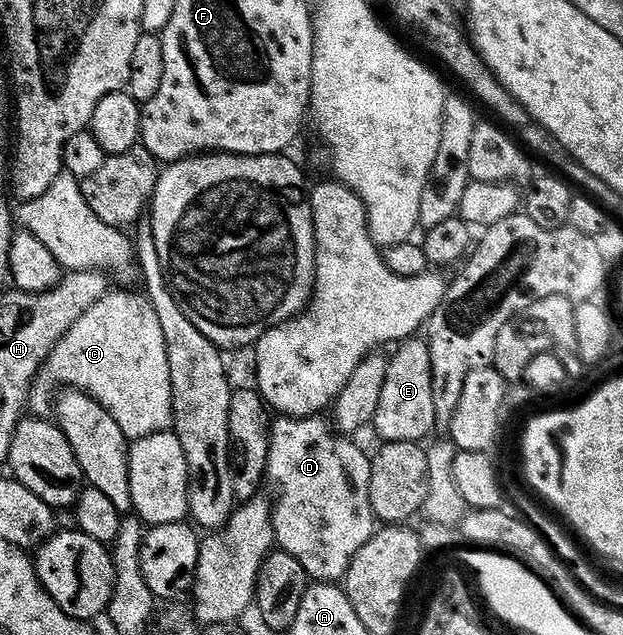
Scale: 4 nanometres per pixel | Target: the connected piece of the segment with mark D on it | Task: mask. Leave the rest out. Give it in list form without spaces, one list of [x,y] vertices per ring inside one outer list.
[[[312,417],[309,419],[276,418],[271,425],[271,444],[269,445],[269,457],[267,458],[267,474],[265,479],[268,484],[270,482],[275,483],[275,491],[279,494],[279,500],[274,500],[273,510],[271,512],[271,520],[275,526],[276,544],[278,544],[285,553],[297,557],[297,561],[301,561],[305,573],[312,580],[335,585],[340,581],[346,580],[347,570],[353,561],[353,557],[357,557],[359,550],[374,537],[377,530],[377,520],[370,505],[372,456],[367,456],[357,444],[351,443],[355,441],[340,435],[339,432],[335,430],[334,426],[332,426],[328,420],[326,423],[325,420],[326,418],[323,417]]]

